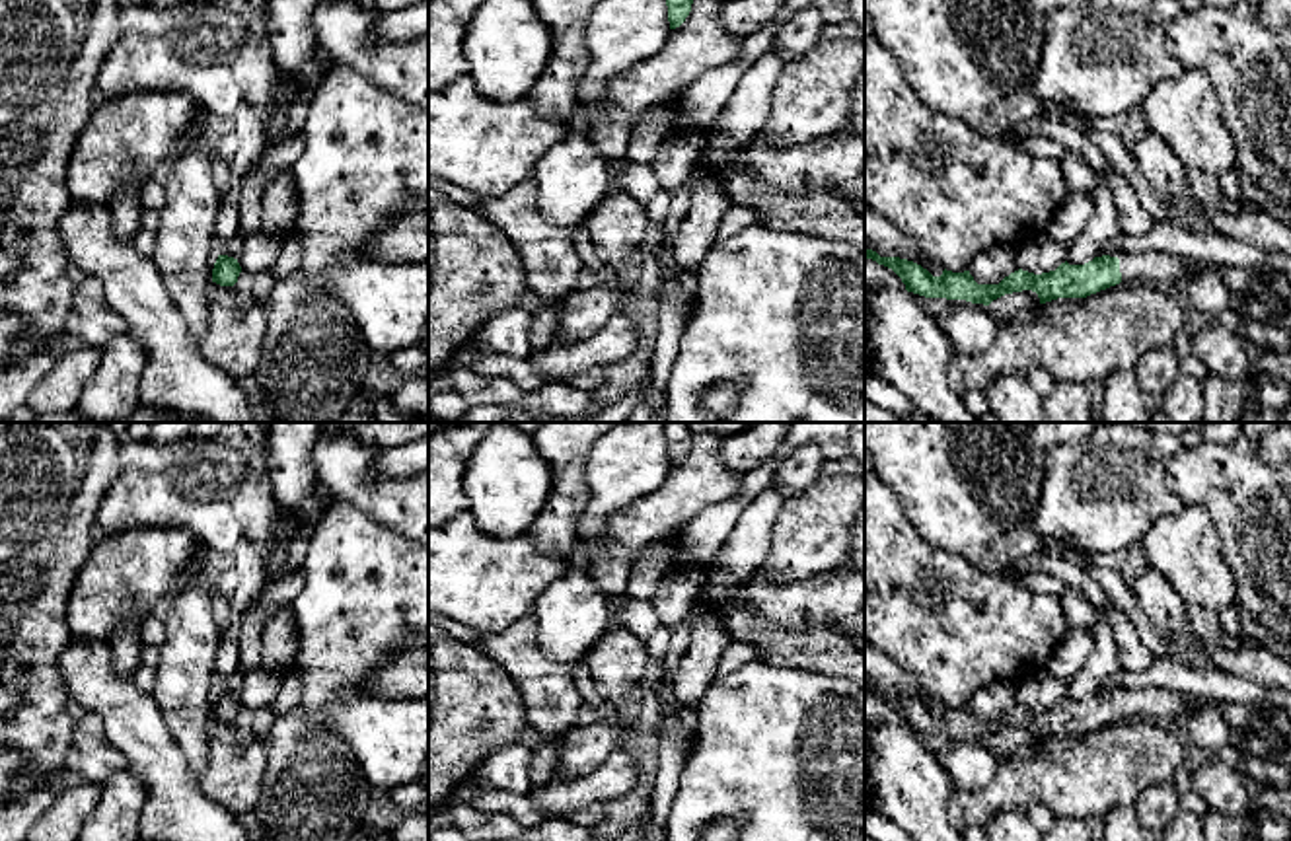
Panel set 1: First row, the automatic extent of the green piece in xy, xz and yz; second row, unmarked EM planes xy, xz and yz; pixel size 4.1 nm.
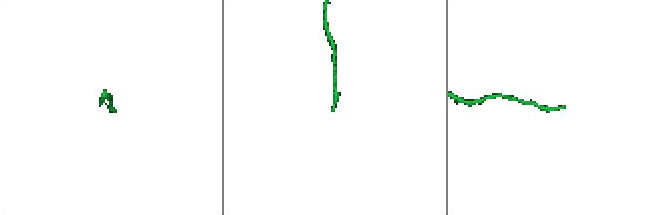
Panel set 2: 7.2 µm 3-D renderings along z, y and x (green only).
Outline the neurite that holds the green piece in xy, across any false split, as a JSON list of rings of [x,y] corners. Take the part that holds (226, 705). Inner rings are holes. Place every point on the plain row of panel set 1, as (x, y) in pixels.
[[[218,691],[212,705],[212,718],[220,722],[234,722],[238,718],[240,709],[241,709],[241,703],[238,695],[228,691]]]

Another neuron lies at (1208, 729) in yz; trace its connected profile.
[[[1203,705],[1188,714],[1188,734],[1190,742],[1215,755],[1231,744],[1231,726],[1215,705]]]

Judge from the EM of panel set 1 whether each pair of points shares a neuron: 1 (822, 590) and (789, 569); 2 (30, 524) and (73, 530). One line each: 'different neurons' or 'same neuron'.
1: different neurons
2: different neurons

